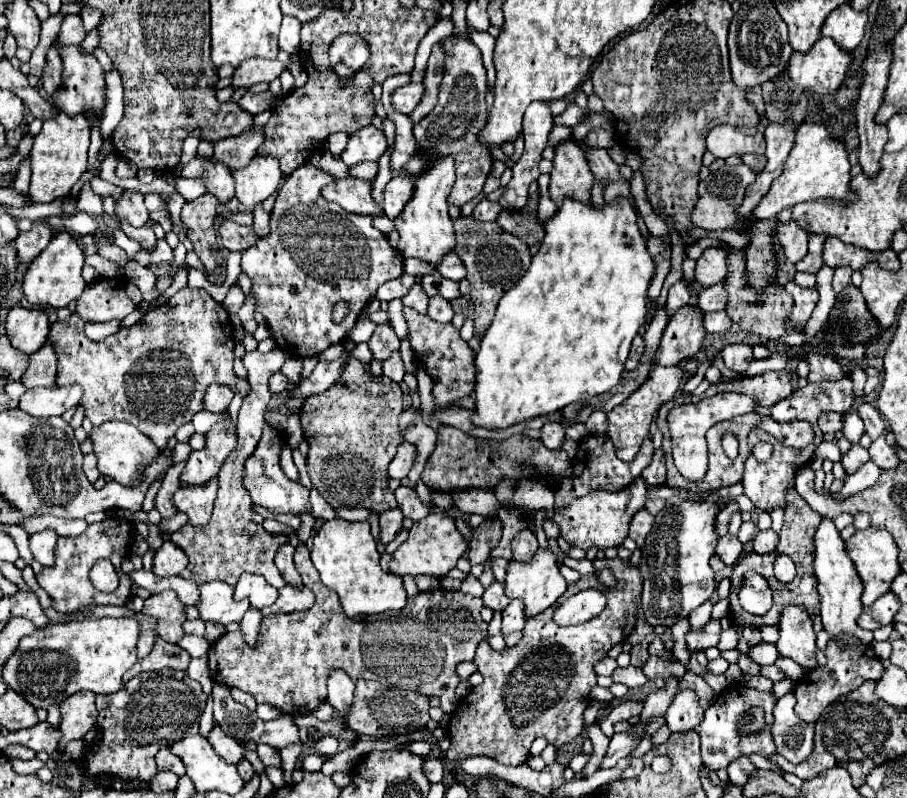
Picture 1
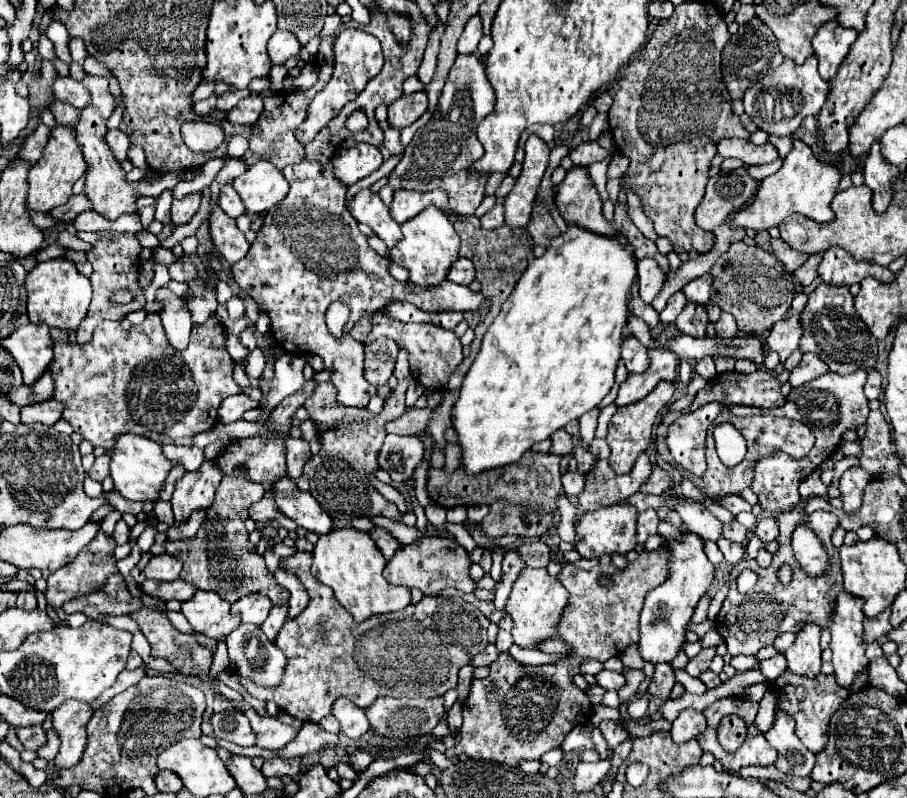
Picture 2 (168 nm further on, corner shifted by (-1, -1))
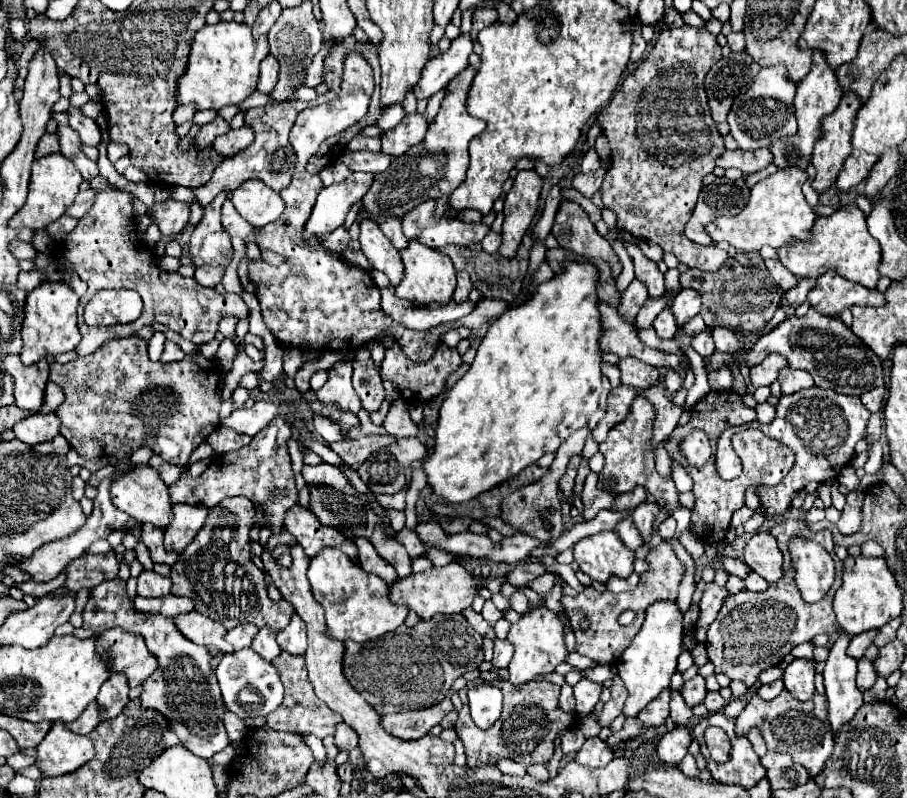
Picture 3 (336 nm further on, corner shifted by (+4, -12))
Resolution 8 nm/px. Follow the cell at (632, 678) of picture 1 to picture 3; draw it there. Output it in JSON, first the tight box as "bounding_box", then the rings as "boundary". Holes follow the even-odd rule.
{"bounding_box":[573,679,601,717],"boundary":[[[581,679],[575,687],[573,687],[573,693],[575,693],[575,701],[577,701],[577,715],[579,717],[587,717],[595,703],[599,701],[599,695],[601,695],[601,685],[599,683],[591,683],[587,679]]]}

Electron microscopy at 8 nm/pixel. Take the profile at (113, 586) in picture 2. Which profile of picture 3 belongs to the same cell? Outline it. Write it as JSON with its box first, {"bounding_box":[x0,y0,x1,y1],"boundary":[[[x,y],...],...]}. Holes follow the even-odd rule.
{"bounding_box":[83,579,229,757],"boundary":[[[111,579],[91,589],[87,605],[83,609],[83,627],[91,629],[95,635],[101,635],[105,629],[123,627],[125,631],[137,633],[145,637],[147,649],[157,655],[159,669],[143,683],[141,707],[155,709],[171,721],[171,729],[177,733],[181,743],[199,757],[213,757],[217,751],[229,745],[227,731],[223,727],[223,705],[217,703],[221,699],[221,691],[215,679],[215,673],[209,669],[207,649],[201,645],[193,645],[181,637],[181,631],[175,627],[173,619],[161,615],[141,615],[133,609],[123,579]]]}

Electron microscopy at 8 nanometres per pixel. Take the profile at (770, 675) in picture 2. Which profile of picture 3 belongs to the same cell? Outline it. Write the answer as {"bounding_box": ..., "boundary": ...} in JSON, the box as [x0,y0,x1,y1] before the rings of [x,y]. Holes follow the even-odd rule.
{"bounding_box":[757,679,783,699],"boundary":[[[777,679],[777,681],[769,683],[769,685],[761,685],[761,687],[757,689],[757,695],[761,695],[763,699],[775,699],[781,691],[783,691],[783,681]]]}

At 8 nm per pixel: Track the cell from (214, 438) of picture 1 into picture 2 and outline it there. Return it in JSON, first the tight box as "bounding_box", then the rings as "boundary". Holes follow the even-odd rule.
{"bounding_box":[172,464,222,526],"boundary":[[[202,464],[198,472],[188,472],[176,482],[176,490],[172,494],[172,512],[176,526],[184,524],[192,512],[206,510],[214,502],[214,490],[222,476],[214,470],[214,464]]]}

